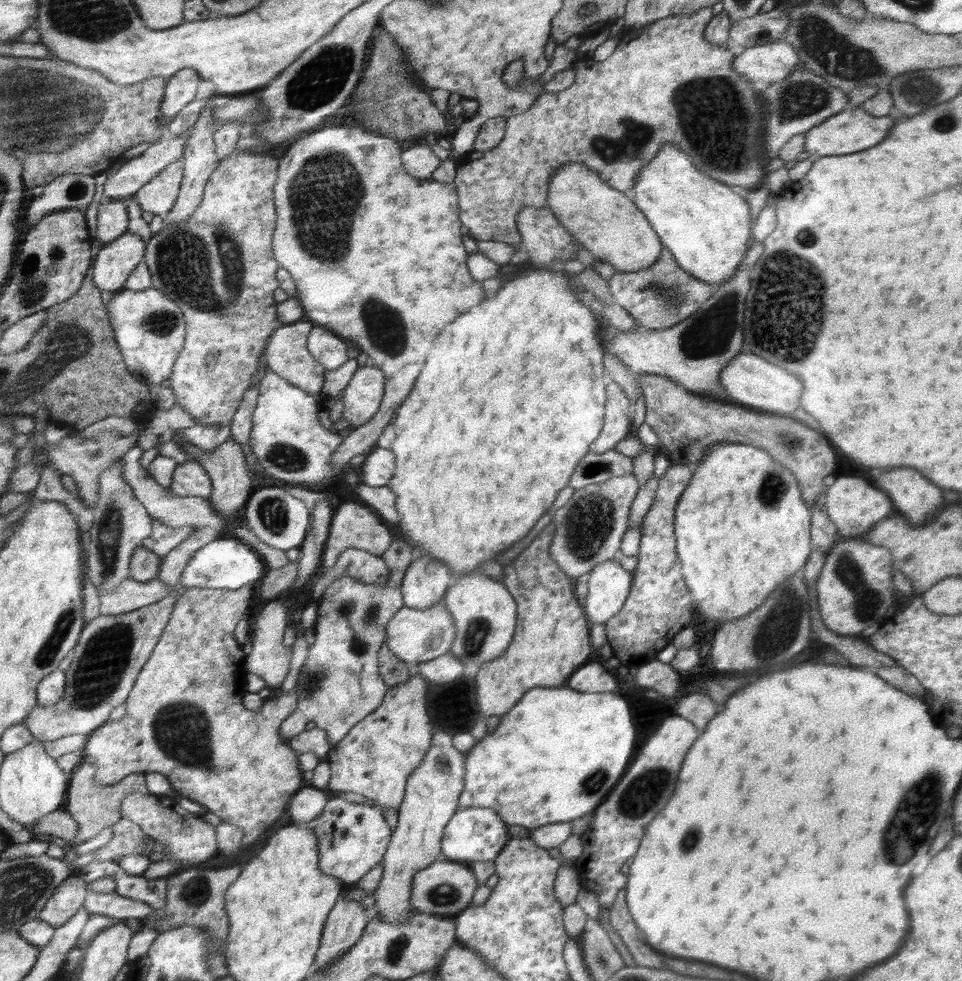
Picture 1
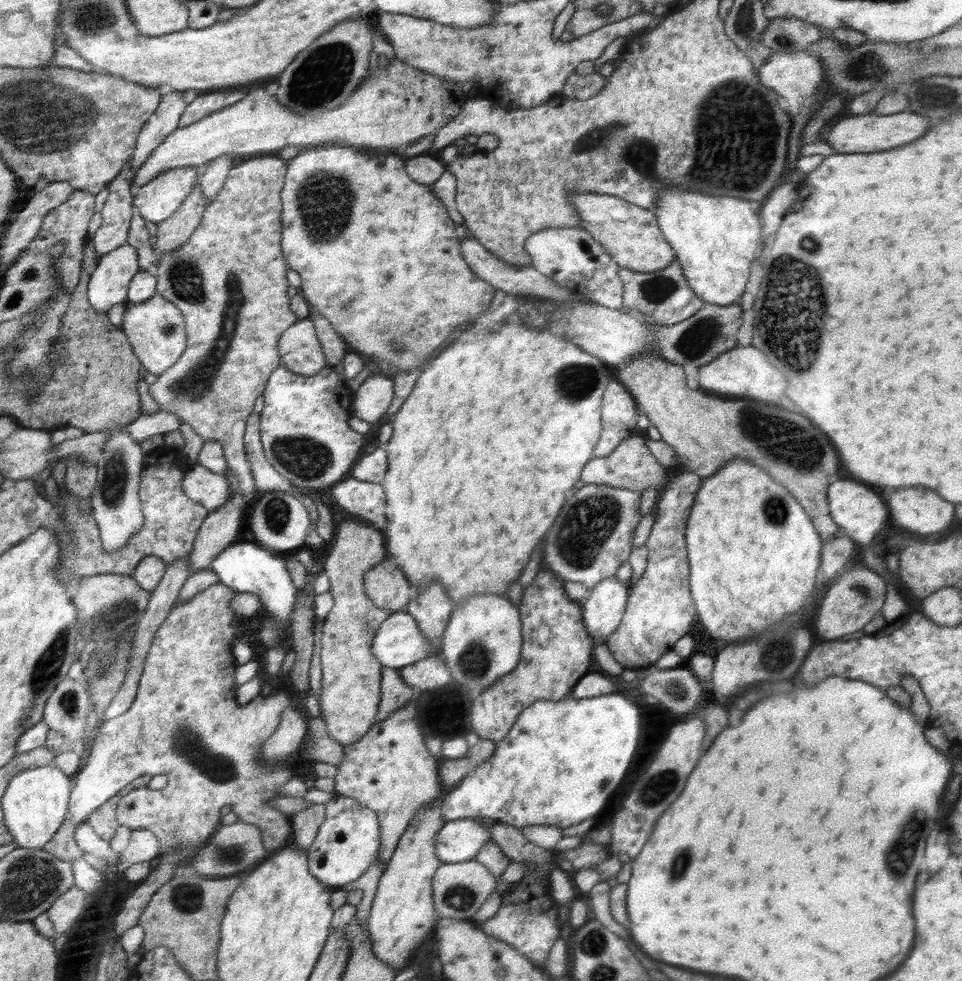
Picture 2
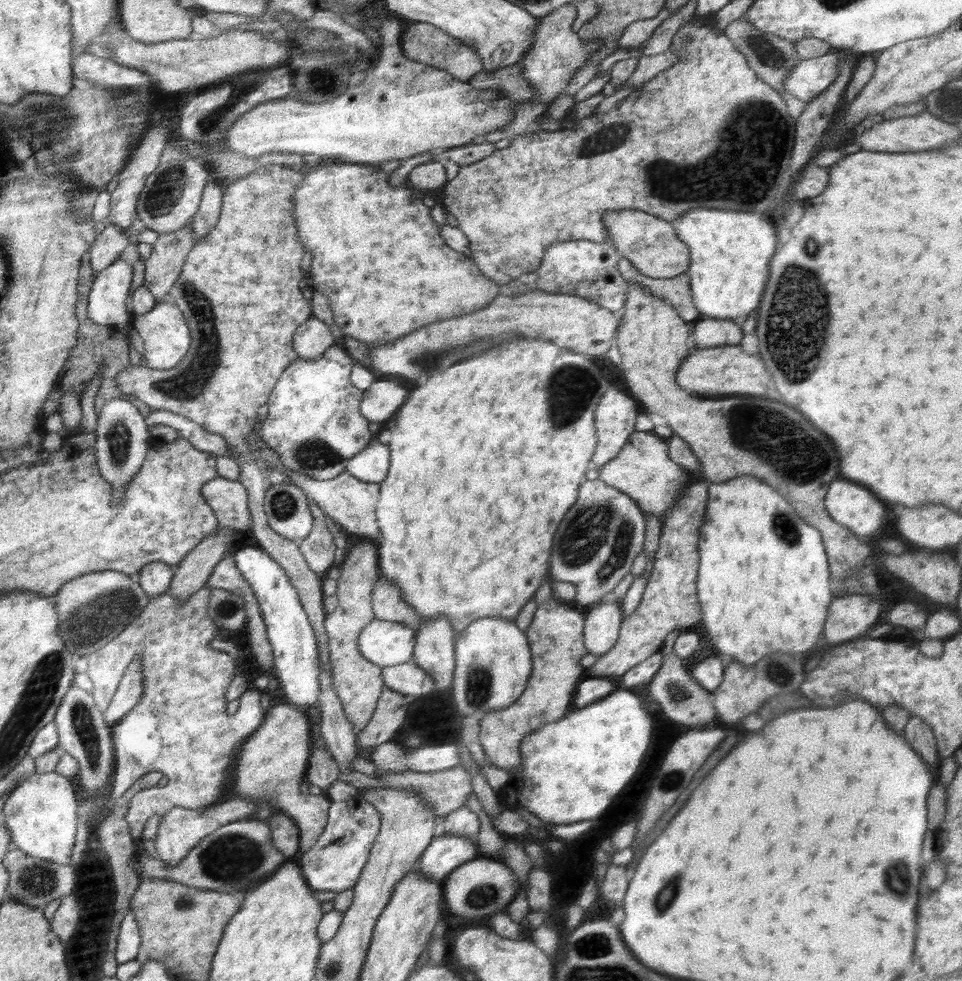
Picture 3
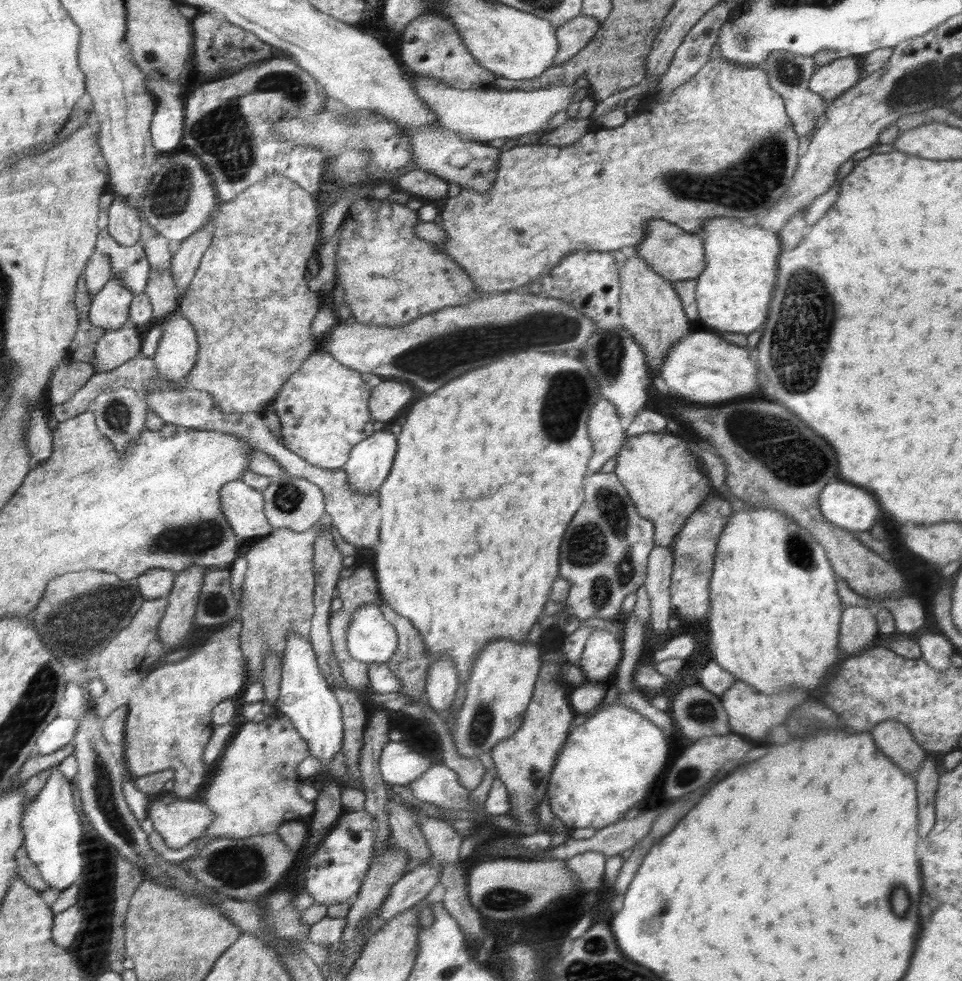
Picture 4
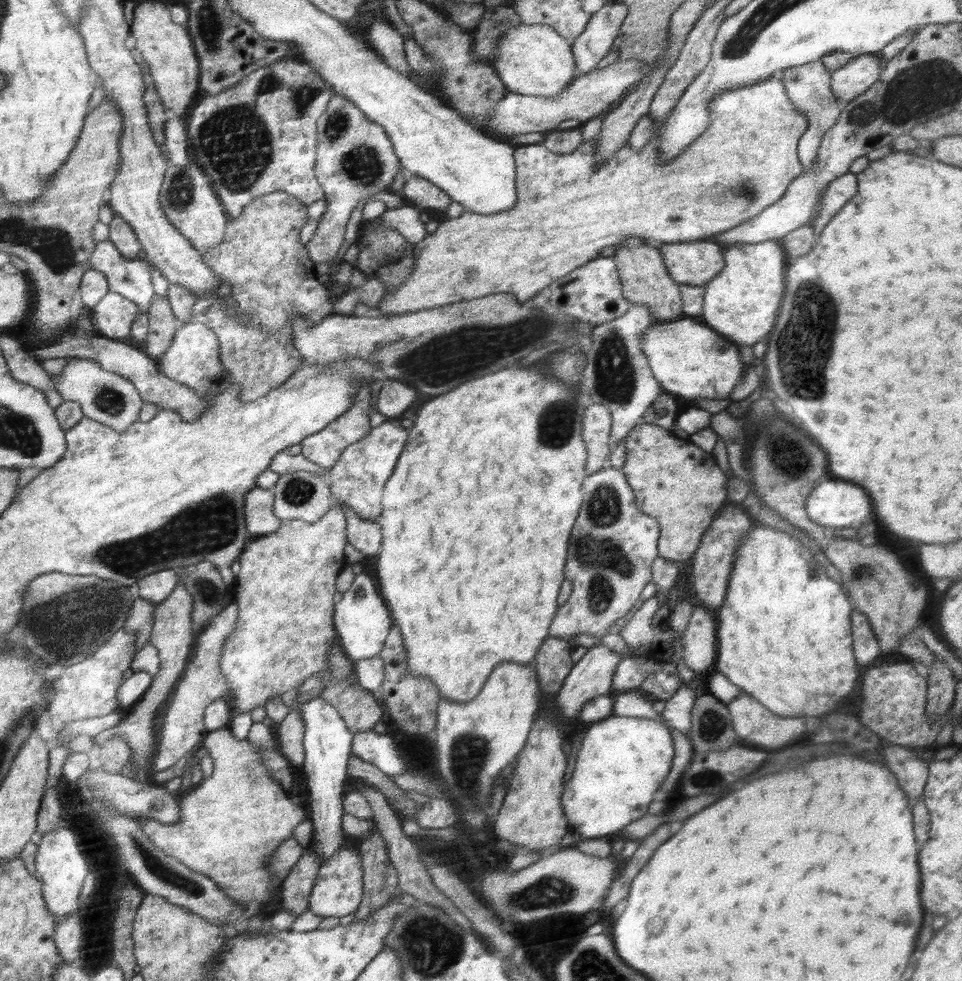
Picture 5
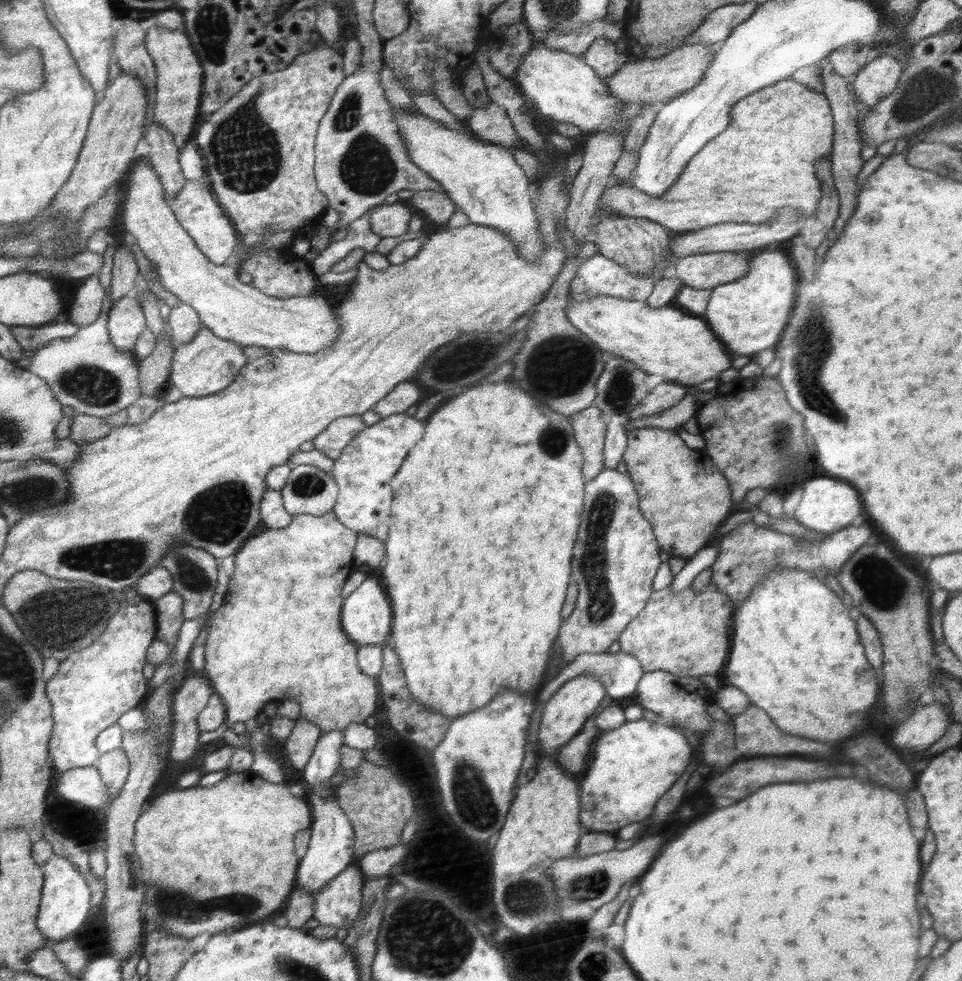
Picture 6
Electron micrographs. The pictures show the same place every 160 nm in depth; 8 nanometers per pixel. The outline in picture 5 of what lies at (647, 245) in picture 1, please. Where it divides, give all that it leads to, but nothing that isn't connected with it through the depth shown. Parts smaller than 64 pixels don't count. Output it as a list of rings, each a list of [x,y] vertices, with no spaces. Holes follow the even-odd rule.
[[[712,239],[665,243],[659,251],[670,278],[680,285],[705,285],[724,270],[722,246]]]

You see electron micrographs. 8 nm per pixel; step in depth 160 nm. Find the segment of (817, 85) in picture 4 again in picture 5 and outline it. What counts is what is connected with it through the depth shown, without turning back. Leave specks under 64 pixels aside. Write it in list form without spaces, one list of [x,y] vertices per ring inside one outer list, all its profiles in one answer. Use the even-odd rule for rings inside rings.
[[[875,53],[857,55],[836,71],[830,71],[830,88],[841,104],[854,100],[880,78],[885,62]]]

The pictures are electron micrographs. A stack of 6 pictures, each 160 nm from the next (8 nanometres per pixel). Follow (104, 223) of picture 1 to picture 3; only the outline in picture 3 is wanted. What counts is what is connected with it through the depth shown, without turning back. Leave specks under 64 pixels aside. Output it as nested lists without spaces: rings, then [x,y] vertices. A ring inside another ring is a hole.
[[[106,220],[104,230],[97,236],[94,246],[88,252],[95,274],[100,274],[101,270],[112,264],[128,245],[128,235],[123,228]]]

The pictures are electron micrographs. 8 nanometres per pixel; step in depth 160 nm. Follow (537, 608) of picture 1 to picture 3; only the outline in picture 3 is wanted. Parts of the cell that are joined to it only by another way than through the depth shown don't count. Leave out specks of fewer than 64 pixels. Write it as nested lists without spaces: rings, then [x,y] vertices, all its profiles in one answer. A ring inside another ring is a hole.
[[[554,595],[537,608],[532,624],[525,630],[533,664],[525,691],[509,707],[492,711],[479,722],[478,736],[486,761],[512,776],[523,770],[521,740],[546,723],[562,718],[573,707],[575,689],[586,674],[586,668],[580,665],[588,653],[583,641],[585,614],[557,601]]]

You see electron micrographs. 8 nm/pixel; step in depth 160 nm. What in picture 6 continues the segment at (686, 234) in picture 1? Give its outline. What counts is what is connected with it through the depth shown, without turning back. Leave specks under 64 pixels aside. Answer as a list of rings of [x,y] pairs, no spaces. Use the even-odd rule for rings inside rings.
[[[779,250],[757,251],[756,256],[749,262],[750,272],[743,277],[719,284],[711,289],[711,297],[708,301],[703,319],[711,328],[715,336],[724,344],[728,353],[733,357],[739,355],[752,356],[760,350],[774,348],[786,326],[788,316],[792,315],[795,303],[794,292],[801,273],[796,268],[794,261],[789,254]]]

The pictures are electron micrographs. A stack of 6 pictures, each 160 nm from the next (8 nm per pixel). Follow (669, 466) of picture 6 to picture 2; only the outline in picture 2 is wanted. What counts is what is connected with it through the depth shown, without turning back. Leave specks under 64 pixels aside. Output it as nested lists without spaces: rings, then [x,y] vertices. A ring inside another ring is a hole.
[[[646,435],[632,436],[623,440],[615,448],[614,452],[603,457],[592,457],[584,468],[581,470],[582,476],[580,481],[586,484],[602,484],[610,485],[614,488],[624,488],[624,490],[634,490],[634,492],[642,493],[645,490],[654,490],[661,493],[666,484],[666,467],[660,465],[656,458],[650,453],[645,441],[648,439]]]

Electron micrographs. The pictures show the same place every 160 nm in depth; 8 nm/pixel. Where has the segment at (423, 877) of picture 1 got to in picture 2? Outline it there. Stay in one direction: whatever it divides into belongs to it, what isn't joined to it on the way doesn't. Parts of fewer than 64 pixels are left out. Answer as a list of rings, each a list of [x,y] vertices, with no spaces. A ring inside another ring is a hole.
[[[475,859],[441,864],[432,879],[432,900],[435,908],[436,922],[442,918],[471,920],[482,903],[496,888],[496,877]]]

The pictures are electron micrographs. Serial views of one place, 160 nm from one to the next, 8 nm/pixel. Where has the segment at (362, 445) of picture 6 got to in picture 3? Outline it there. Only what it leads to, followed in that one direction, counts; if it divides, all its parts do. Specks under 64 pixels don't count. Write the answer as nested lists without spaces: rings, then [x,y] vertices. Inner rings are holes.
[[[374,439],[347,462],[345,471],[358,481],[380,484],[386,479],[389,460],[389,446]]]

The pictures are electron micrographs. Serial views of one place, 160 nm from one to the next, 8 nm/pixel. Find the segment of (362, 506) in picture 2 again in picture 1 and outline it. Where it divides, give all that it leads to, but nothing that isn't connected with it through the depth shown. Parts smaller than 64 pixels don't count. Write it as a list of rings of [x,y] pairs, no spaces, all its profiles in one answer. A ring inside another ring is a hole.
[[[360,484],[353,491],[361,502],[366,503],[366,507],[374,508],[375,514],[384,522],[398,523],[396,514],[396,494],[388,486],[372,487]]]

